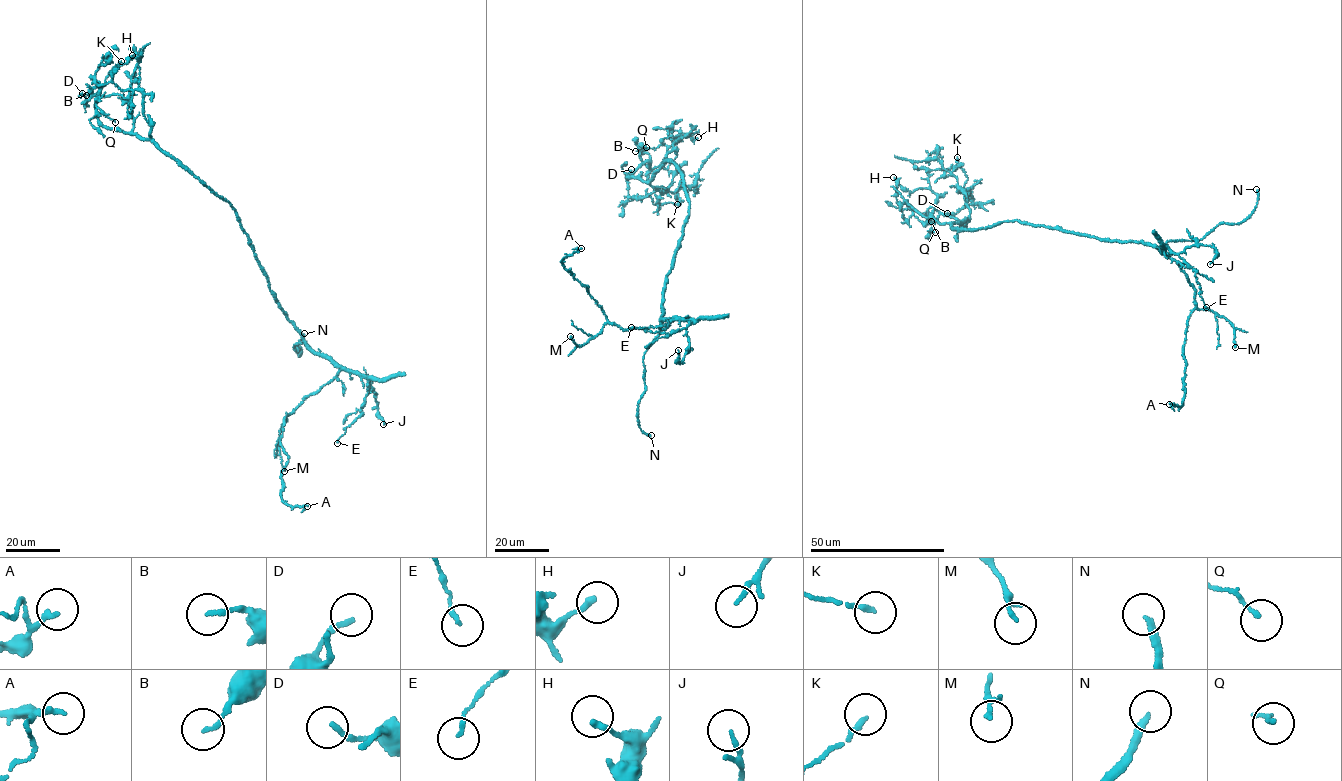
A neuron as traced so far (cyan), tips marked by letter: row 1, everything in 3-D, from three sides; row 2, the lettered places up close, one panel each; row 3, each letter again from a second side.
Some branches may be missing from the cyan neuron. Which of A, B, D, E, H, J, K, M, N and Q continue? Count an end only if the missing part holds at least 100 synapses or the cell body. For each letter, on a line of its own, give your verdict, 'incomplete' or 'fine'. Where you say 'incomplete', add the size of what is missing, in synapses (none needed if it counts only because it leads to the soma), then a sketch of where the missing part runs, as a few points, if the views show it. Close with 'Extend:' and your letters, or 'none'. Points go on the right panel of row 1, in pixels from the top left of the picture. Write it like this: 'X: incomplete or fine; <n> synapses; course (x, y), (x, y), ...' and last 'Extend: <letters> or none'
A: fine
B: fine
D: fine
E: fine
H: fine
J: fine
K: fine
M: fine
N: incomplete; course (1256, 189), (1248, 171), (1265, 138), (1260, 125)
Q: fine
Extend: N

